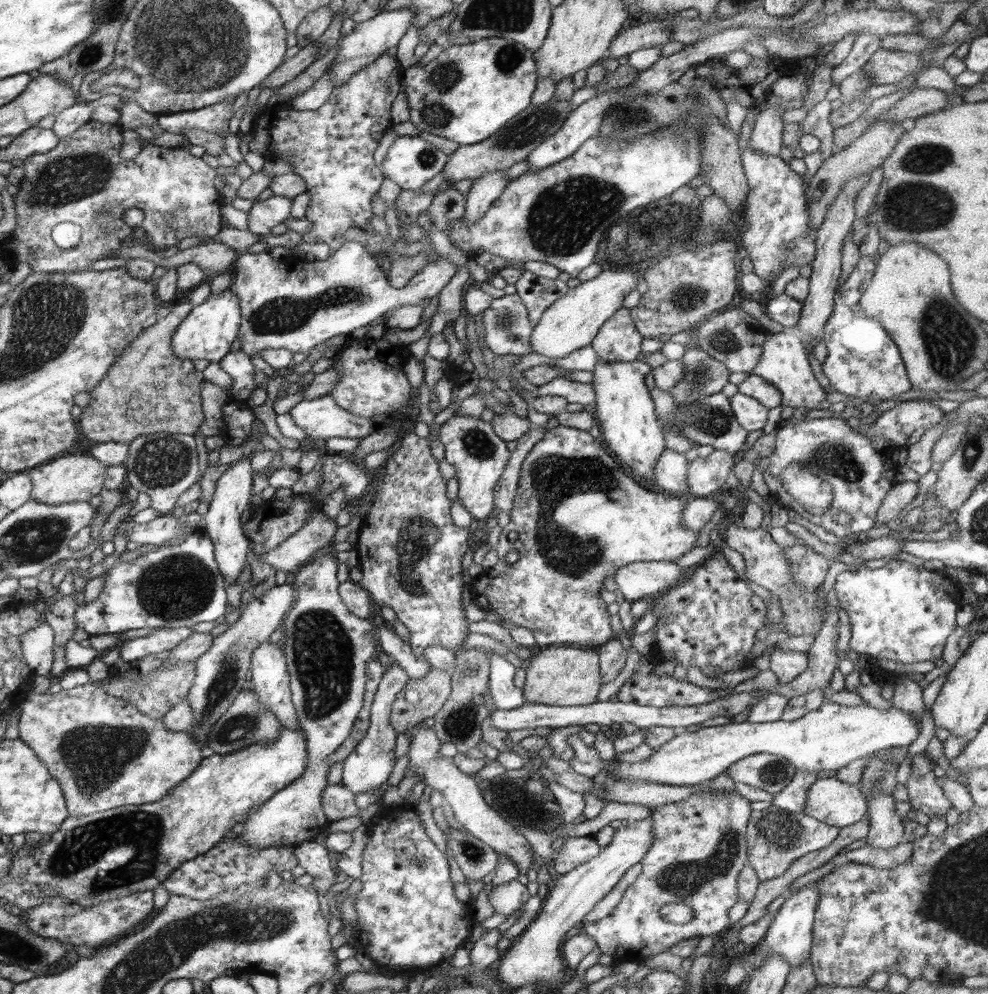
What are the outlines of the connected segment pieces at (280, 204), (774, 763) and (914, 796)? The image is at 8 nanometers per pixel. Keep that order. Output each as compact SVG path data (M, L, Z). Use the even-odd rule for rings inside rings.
M272 196L268 200L256 201L248 212L248 228L252 234L264 238L270 230L284 223L291 215L292 199L284 196Z
M767 753L746 756L726 770L735 783L744 782L774 795L788 786L796 772L786 758Z
M932 771L922 777L910 777L905 786L908 792L908 802L912 808L924 812L930 818L933 816L945 817L953 807L940 785L940 780Z

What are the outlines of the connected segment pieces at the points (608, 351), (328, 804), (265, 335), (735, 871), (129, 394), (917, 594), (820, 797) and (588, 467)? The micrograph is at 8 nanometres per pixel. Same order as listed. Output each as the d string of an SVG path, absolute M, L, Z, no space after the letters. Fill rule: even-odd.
M622 307L600 327L591 347L604 362L632 362L641 353L642 339L634 326L631 310Z
M344 761L333 764L328 771L328 785L322 796L323 809L330 822L357 816L359 808L354 802L355 794L342 783Z
M346 242L337 251L331 252L326 260L314 259L308 261L297 257L288 262L286 259L276 260L270 252L250 253L242 250L238 253L236 264L231 269L233 279L231 289L240 298L241 326L239 338L241 349L252 356L269 348L288 349L290 352L303 352L308 354L318 344L328 338L345 334L349 336L354 330L367 324L373 325L381 317L392 310L407 304L423 305L424 300L439 296L442 288L457 274L458 268L448 259L439 256L437 260L428 262L410 281L405 288L394 288L388 282L387 276L382 272L376 259L359 242Z
M699 790L682 802L667 804L652 813L653 845L641 860L642 873L633 882L622 900L610 914L596 920L585 921L584 932L594 937L600 952L612 956L613 965L621 962L644 960L654 954L668 952L680 940L695 937L718 937L733 924L729 921L729 910L739 902L737 891L738 875L747 863L747 822L752 808L750 801L736 790L713 792ZM685 903L693 910L693 919L685 924L671 923L660 916L659 910L668 904Z
M190 301L174 304L165 318L150 326L133 341L133 344L111 366L107 376L89 392L90 402L82 408L83 413L78 418L78 426L87 438L87 442L83 442L83 446L78 446L77 452L88 452L94 443L121 442L129 444L138 436L155 432L196 435L196 430L204 418L202 416L202 400L200 400L203 374L202 372L194 374L196 368L194 368L192 360L178 358L173 353L172 347L173 334L192 310L193 305Z
M891 560L888 565L872 570L857 569L841 572L835 579L839 606L850 617L852 639L850 648L872 660L891 660L900 664L930 661L935 663L945 649L948 636L956 629L956 613L961 608L962 586L952 584L935 570L914 566L905 561Z
M835 777L818 779L807 792L805 802L805 812L802 812L820 822L825 822L830 826L836 826L844 829L847 826L854 825L867 816L867 798L858 785L844 783Z
M560 425L552 430L546 430L542 440L532 447L532 450L526 455L522 463L513 511L509 514L510 522L502 529L499 536L496 550L499 561L492 568L485 569L481 576L473 578L473 582L470 583L470 590L473 594L472 600L484 611L496 615L499 614L499 623L502 627L510 630L510 627L516 625L532 631L535 637L535 644L538 644L538 646L601 647L616 637L611 630L611 615L607 612L607 604L600 594L600 590L604 588L602 583L604 578L607 576L613 577L616 570L627 564L633 562L672 561L694 548L692 545L696 542L700 530L687 530L681 524L682 509L688 498L686 496L672 496L671 493L660 491L654 488L654 482L647 482L647 480L639 478L637 474L631 474L631 468L627 464L623 464L617 456L608 452L600 438L592 437L588 432ZM508 552L518 552L518 560L512 563L506 562L504 558Z

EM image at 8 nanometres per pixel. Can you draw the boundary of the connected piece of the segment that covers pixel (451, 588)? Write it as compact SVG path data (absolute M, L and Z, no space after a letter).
M405 431L402 433L400 440L394 445L392 448L393 454L388 457L386 460L386 474L382 476L382 484L378 484L378 489L375 494L376 499L374 501L374 505L372 505L372 509L370 512L362 519L361 527L359 528L357 543L355 545L355 551L358 554L358 565L360 570L362 570L362 580L359 582L359 585L367 590L374 602L377 602L381 607L390 606L398 619L402 624L408 627L410 631L410 642L408 643L408 647L416 654L416 656L420 656L424 654L424 650L428 649L430 646L440 646L446 648L447 650L456 652L463 652L460 650L464 641L466 641L466 637L469 634L469 623L466 616L466 612L464 608L462 608L462 588L467 584L462 581L462 556L466 554L466 551L470 548L470 535L471 529L469 527L460 528L456 527L454 523L452 523L452 519L450 518L450 507L451 502L446 498L446 482L444 482L444 478L440 476L440 472L438 472L438 462L434 460L434 456L430 454L430 446L428 446L430 442L428 442L428 437L420 437L416 435L413 431Z

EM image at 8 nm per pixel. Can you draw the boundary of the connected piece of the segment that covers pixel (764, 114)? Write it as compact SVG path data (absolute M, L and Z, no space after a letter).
M768 108L757 114L753 130L747 130L745 144L756 153L776 156L783 147L784 122L780 108Z

